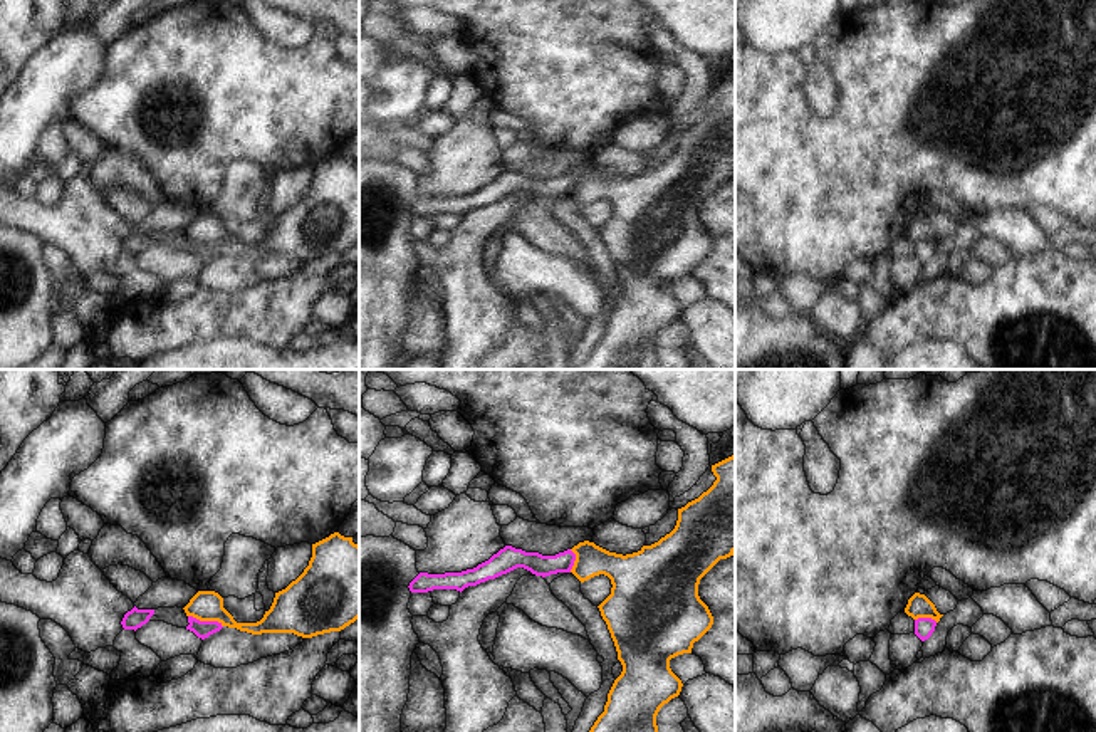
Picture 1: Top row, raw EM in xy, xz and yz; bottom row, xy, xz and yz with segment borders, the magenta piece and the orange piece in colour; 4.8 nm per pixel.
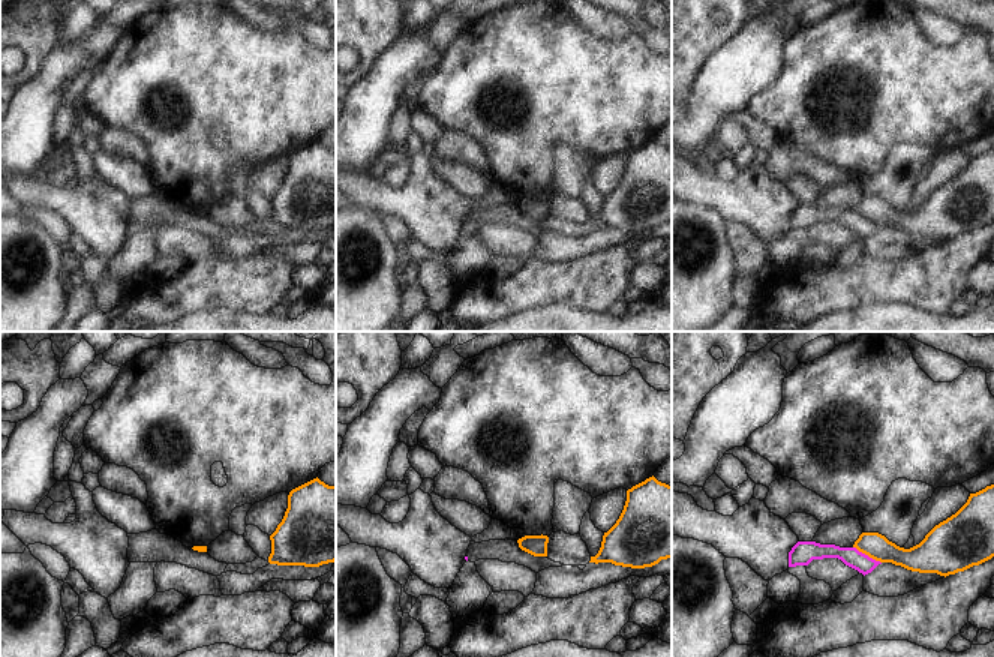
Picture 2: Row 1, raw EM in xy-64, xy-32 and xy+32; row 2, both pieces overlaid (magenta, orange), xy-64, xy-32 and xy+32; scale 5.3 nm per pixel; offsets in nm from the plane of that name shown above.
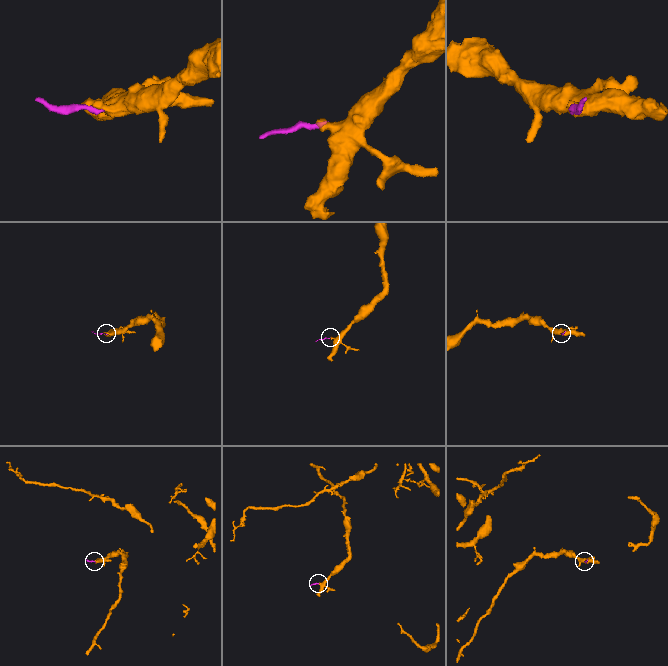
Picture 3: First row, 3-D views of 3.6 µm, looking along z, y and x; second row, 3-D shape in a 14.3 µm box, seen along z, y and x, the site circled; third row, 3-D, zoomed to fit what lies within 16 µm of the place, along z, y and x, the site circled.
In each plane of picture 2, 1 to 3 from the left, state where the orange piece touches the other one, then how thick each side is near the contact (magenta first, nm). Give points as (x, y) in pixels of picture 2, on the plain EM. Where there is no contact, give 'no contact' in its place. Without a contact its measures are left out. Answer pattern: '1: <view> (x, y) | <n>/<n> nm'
1: no contact
2: no contact
3: xy+32 (867, 219) | 100/140 nm

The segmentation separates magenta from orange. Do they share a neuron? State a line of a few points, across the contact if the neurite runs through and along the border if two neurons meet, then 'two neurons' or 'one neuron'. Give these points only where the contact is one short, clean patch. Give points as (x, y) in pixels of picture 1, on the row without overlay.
xy (188, 239), (198, 244), (215, 244), (222, 250) | two neurons

